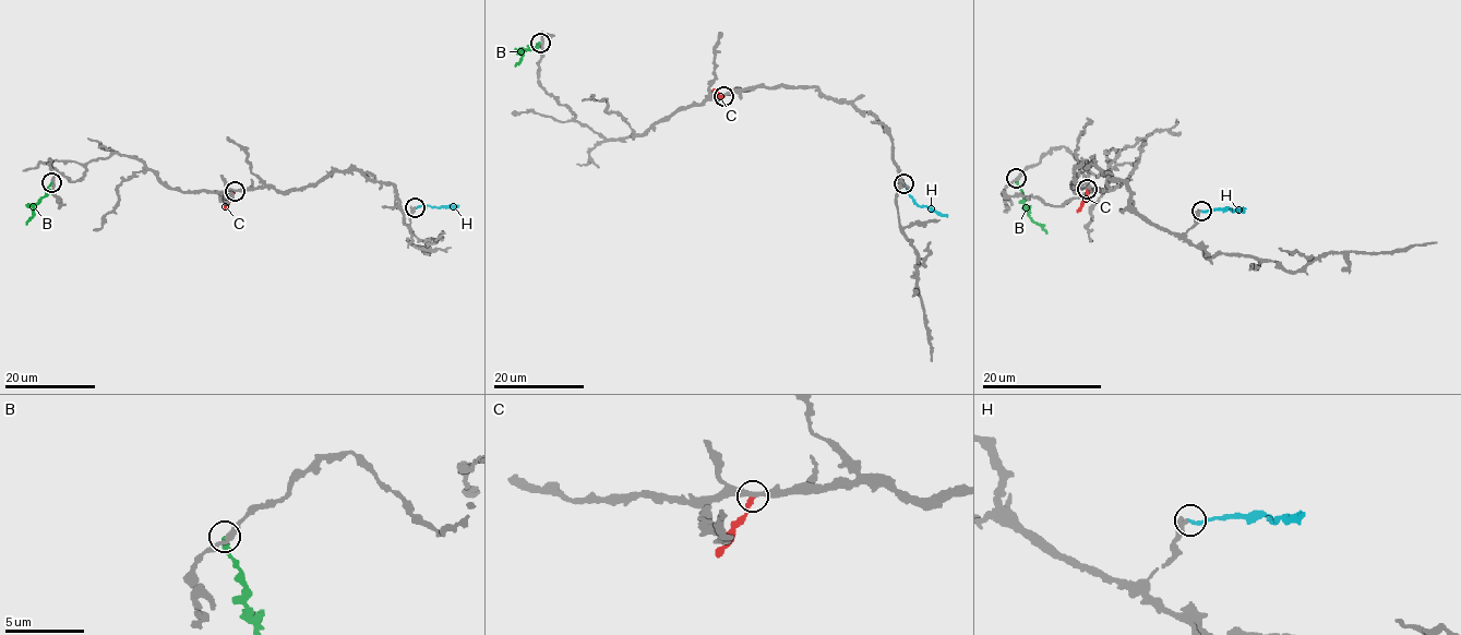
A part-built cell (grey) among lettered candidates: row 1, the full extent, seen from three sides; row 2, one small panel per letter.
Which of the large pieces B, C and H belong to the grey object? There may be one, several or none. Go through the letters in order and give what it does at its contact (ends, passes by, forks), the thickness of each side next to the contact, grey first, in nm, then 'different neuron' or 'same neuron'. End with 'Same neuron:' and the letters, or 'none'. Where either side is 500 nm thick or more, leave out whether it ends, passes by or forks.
B: it ends there; 340 nm thick on the grey side, 260 nm on the other; different neuron
C: it ends there; 360 nm thick on the grey side, 320 nm on the other; different neuron
H: it ends there; 240 nm thick on the grey side, 200 nm on the other; same neuron
Same neuron: H

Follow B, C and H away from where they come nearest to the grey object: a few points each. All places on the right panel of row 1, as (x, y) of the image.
B: (1015, 177), (1027, 215), (1046, 234)
C: (1087, 189), (1087, 196), (1078, 212)
H: (1201, 210), (1245, 208)

